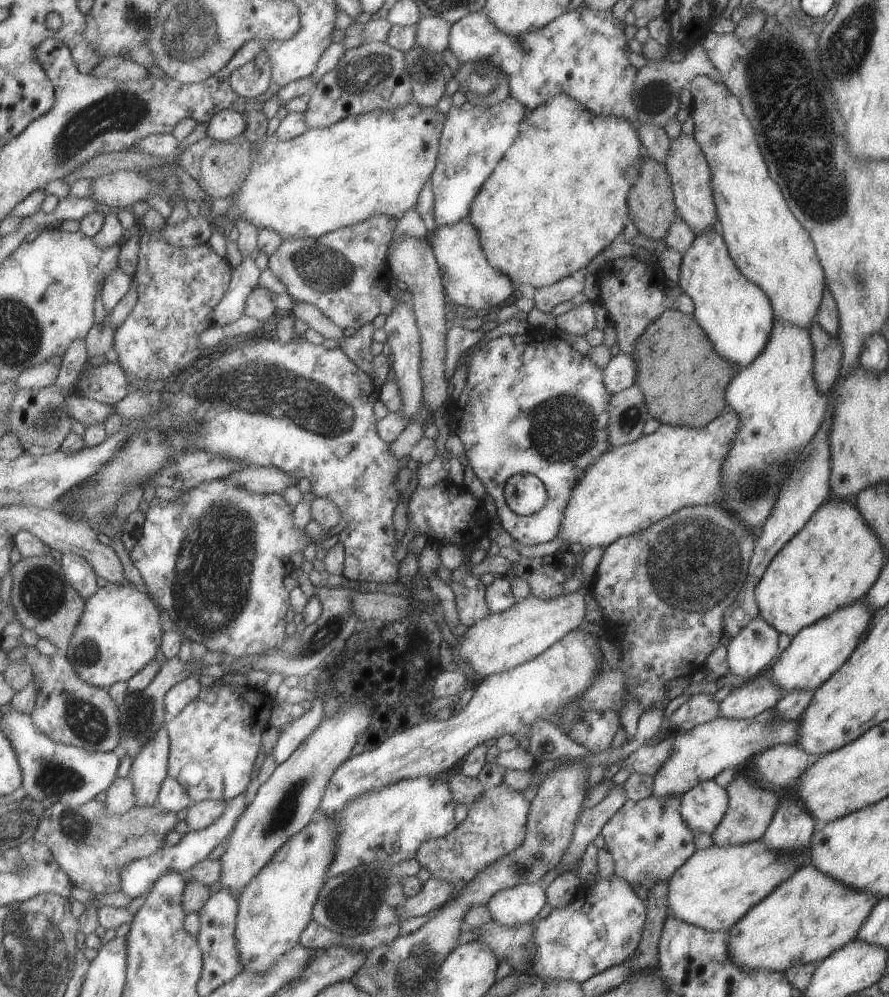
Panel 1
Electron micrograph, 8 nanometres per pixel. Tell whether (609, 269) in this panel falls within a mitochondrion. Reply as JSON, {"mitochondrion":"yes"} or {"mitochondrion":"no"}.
{"mitochondrion":"no"}

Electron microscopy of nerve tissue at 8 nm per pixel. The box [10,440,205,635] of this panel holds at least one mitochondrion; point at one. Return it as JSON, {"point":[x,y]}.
{"point":[43,594]}

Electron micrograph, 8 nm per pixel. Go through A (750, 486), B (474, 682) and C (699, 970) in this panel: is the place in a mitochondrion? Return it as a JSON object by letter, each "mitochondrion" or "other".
{"A":"mitochondrion","B":"other","C":"other"}

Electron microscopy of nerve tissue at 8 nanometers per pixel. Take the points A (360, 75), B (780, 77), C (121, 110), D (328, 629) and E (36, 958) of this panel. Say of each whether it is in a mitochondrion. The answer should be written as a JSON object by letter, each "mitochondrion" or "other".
{"A":"mitochondrion","B":"mitochondrion","C":"mitochondrion","D":"mitochondrion","E":"mitochondrion"}

